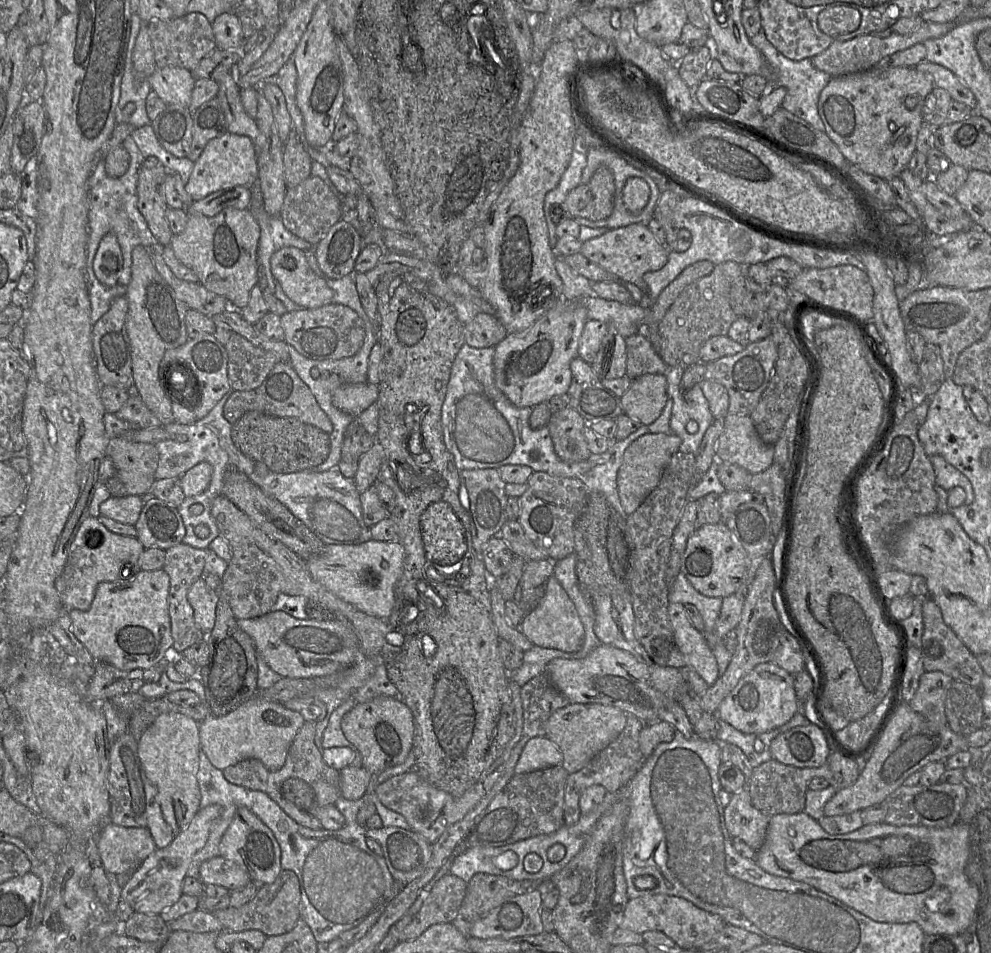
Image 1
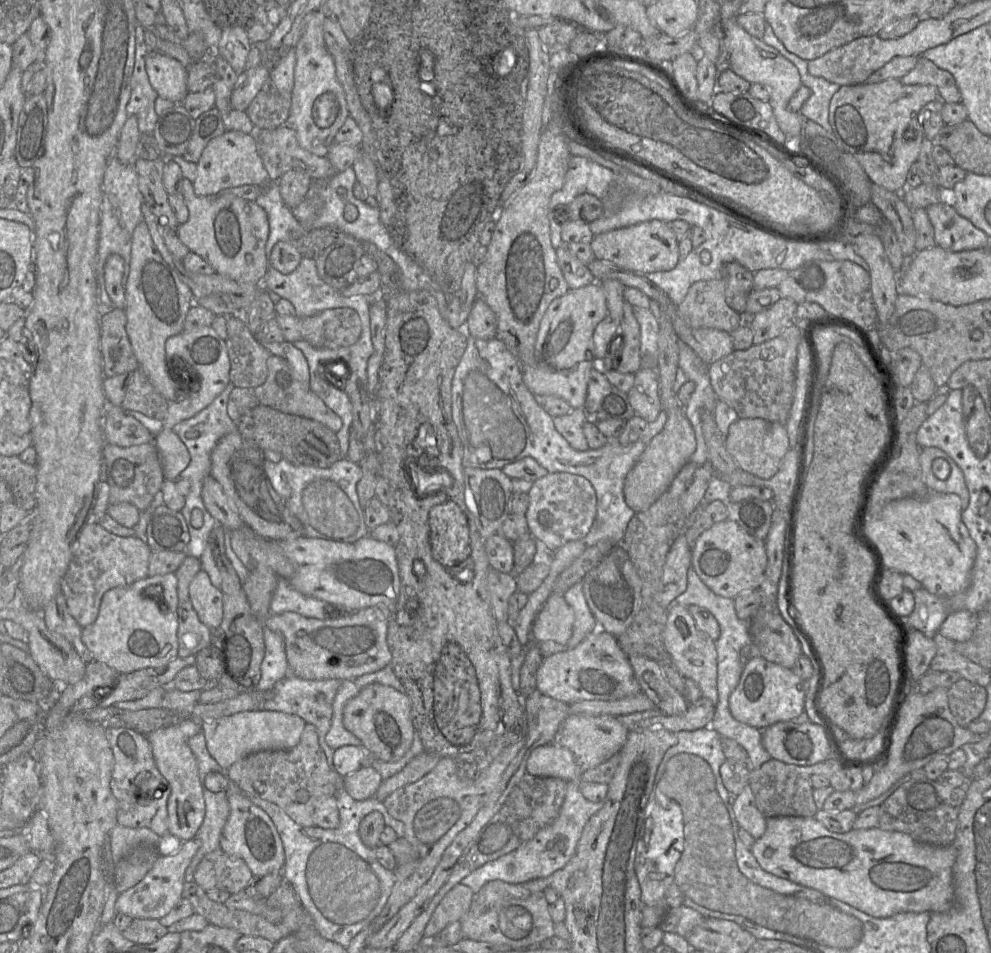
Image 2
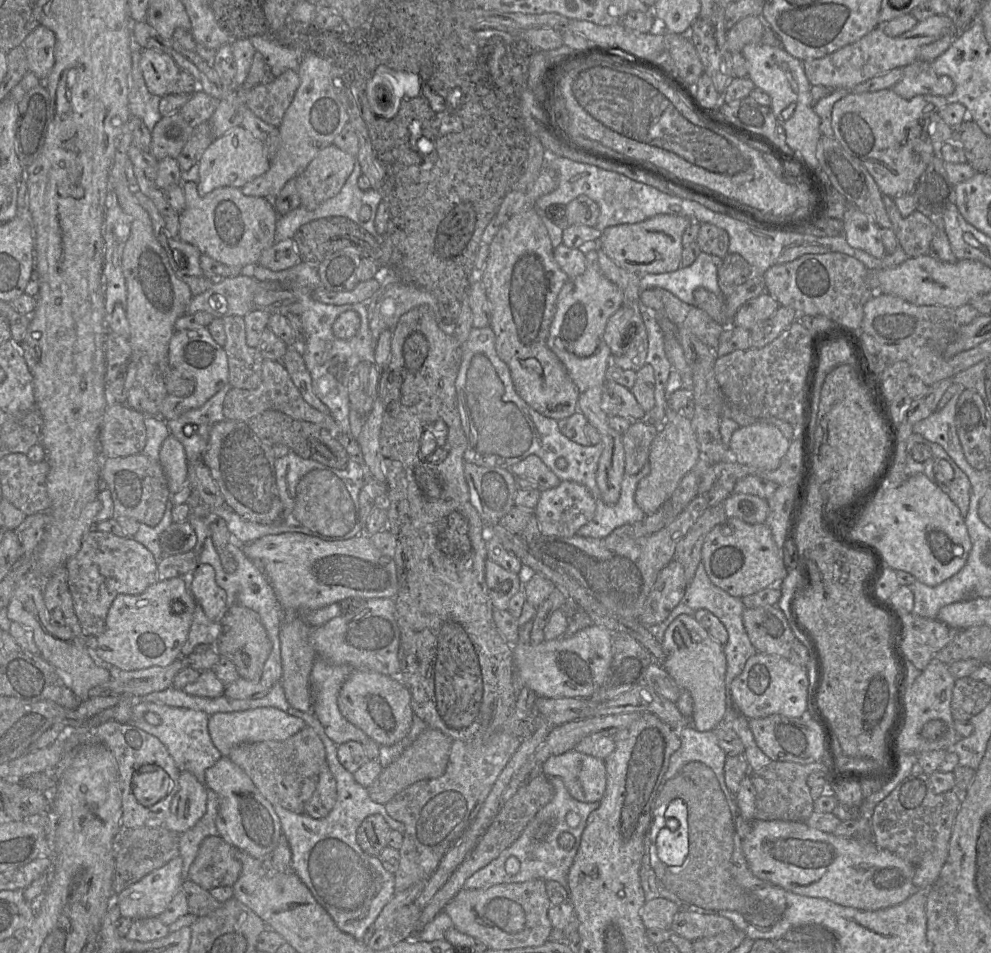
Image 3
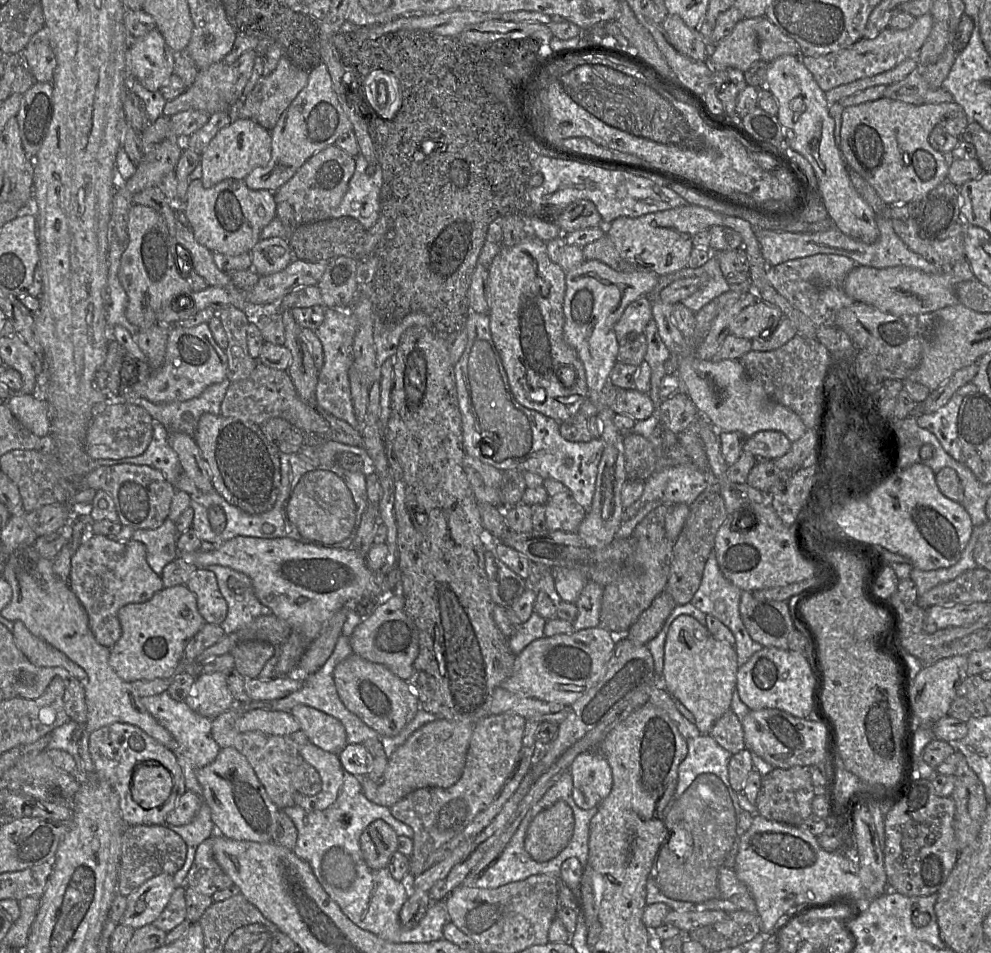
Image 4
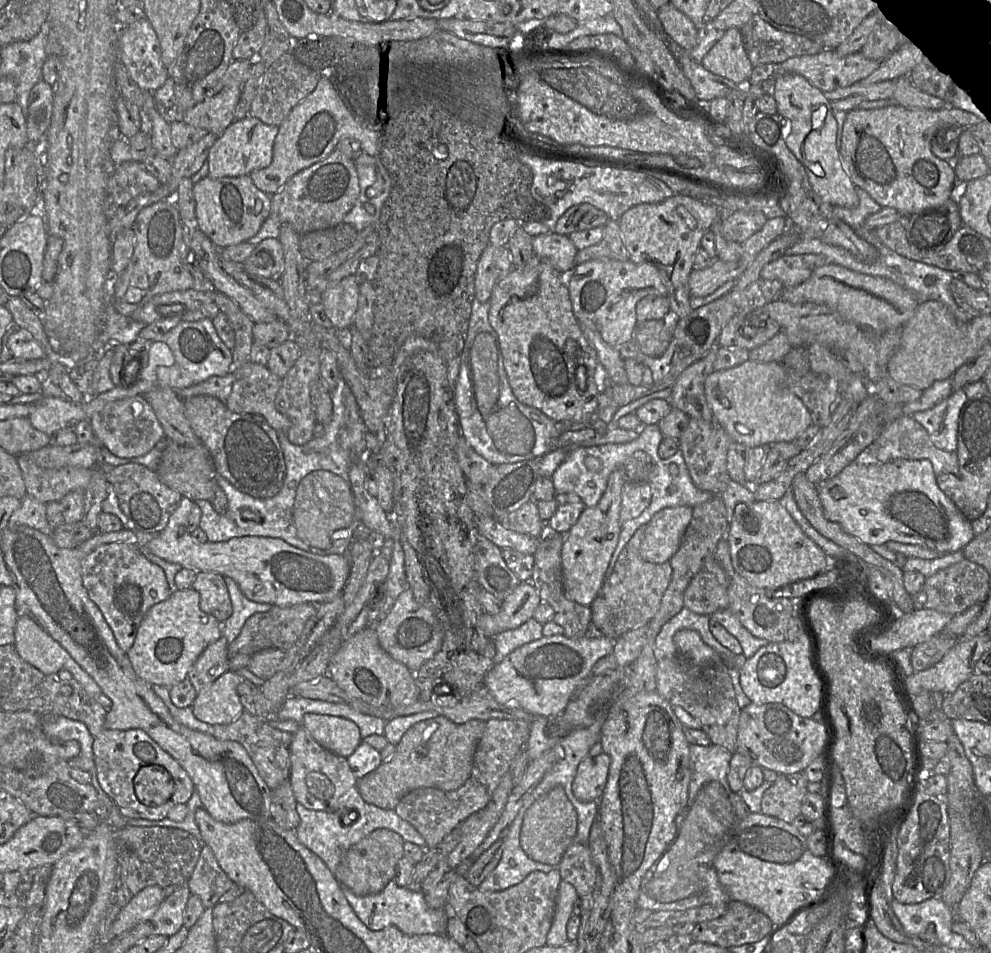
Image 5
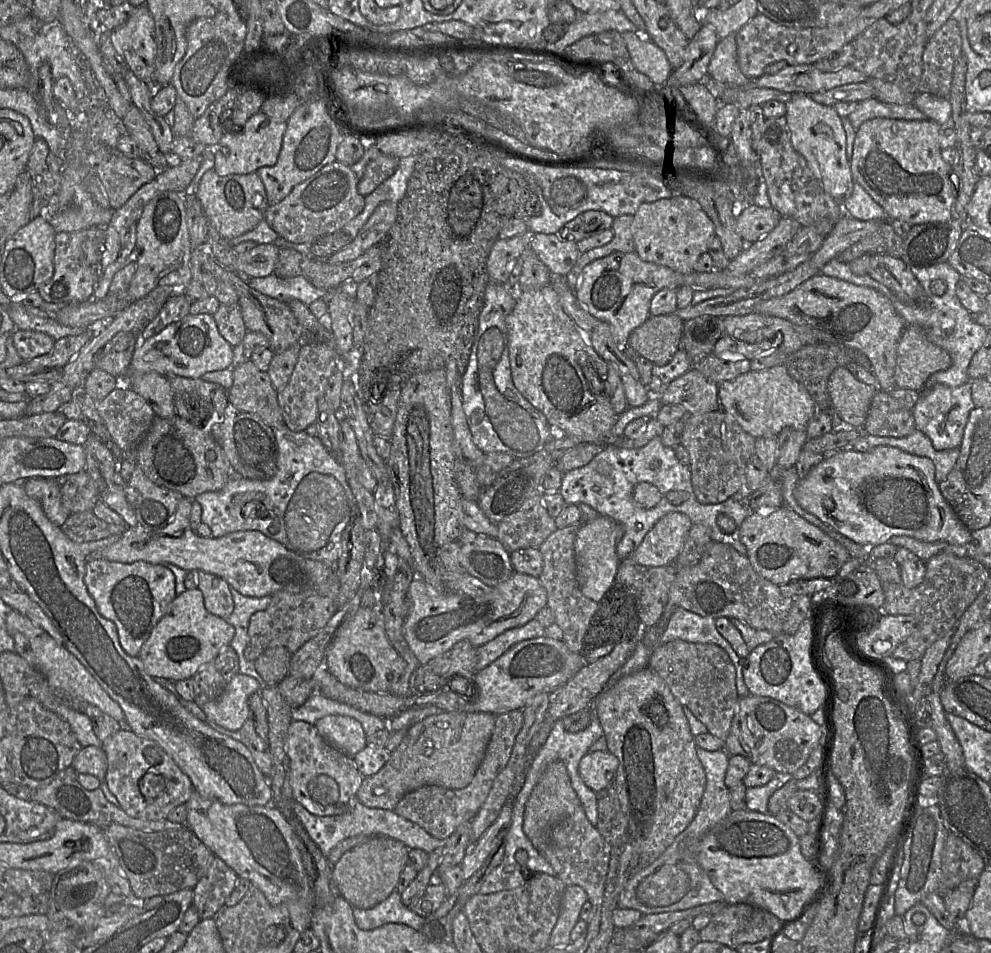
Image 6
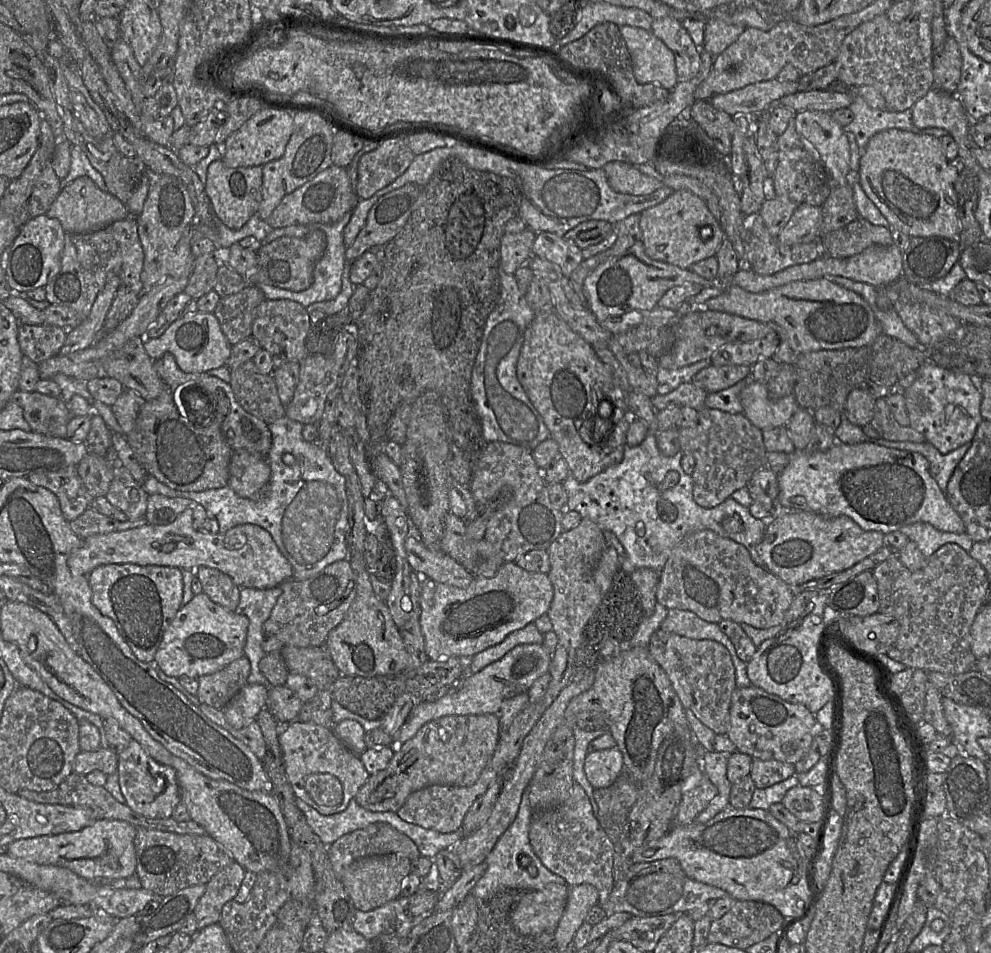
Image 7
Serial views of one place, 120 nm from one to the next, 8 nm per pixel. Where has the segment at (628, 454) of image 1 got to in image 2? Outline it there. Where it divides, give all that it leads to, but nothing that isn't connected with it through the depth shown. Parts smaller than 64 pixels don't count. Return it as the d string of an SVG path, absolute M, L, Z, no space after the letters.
M677 394L669 399L667 410L665 411L667 413L667 421L663 429L647 444L645 450L625 478L625 500L636 513L647 510L659 499L659 497L669 488L673 479L682 467L691 460L691 457L696 450L696 437L694 429L684 414L684 407L678 401Z

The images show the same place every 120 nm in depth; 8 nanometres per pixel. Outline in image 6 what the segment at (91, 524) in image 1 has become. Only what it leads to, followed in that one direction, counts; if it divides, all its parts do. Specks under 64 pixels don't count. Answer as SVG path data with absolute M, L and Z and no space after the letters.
M89 559L84 583L98 612L115 624L121 647L132 657L138 657L143 643L177 596L173 572L161 564L143 561L120 563Z

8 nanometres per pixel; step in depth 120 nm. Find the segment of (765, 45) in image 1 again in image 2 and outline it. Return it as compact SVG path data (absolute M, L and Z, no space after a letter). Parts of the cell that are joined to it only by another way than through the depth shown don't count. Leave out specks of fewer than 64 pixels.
M765 22L762 41L778 51L778 53L791 62L798 70L801 84L810 89L811 95L801 107L799 113L810 121L813 121L824 128L832 131L829 124L829 104L833 95L840 86L831 83L824 78L814 77L808 73L808 61L788 52L783 44L775 36L771 26Z

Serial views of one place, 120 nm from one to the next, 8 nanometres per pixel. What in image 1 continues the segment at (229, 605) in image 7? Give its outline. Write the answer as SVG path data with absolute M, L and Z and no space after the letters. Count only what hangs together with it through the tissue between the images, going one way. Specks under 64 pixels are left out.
M199 577L189 588L187 597L193 608L196 625L205 635L209 634L215 624L218 591L211 589L204 579Z

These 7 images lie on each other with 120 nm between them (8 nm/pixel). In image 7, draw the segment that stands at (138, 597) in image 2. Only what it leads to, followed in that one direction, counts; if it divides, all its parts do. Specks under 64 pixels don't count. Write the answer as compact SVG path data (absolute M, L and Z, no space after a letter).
M204 593L183 605L165 630L154 657L154 666L174 678L199 678L213 674L244 656L249 620L246 616L215 604Z

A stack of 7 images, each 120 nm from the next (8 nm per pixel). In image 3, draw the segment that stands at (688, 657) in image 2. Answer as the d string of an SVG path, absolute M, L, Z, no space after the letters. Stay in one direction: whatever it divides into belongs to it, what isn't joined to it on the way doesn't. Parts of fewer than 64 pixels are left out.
M682 614L667 628L662 646L666 654L663 667L677 685L689 691L692 696L691 724L699 732L714 731L723 721L726 712L727 661L723 645L712 638L693 616Z

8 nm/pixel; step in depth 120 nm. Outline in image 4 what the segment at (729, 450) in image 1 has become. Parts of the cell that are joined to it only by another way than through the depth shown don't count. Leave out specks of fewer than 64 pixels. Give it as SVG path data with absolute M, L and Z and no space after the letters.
M765 430L746 438L743 452L751 453L758 459L773 461L788 453L792 444L782 432Z

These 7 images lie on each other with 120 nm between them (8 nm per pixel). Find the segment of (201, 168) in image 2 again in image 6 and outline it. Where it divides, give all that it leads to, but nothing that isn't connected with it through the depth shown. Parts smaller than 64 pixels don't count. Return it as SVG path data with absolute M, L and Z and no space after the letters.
M263 112L252 115L238 132L224 132L219 143L214 147L214 171L219 176L232 174L250 174L261 167L276 164L282 146L287 122L279 122Z

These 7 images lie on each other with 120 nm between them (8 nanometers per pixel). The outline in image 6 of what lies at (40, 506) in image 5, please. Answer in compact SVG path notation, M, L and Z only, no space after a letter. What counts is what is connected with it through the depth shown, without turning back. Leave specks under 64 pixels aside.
M30 478L21 481L27 495L38 501L47 518L61 527L71 513L61 502L61 481L58 479Z

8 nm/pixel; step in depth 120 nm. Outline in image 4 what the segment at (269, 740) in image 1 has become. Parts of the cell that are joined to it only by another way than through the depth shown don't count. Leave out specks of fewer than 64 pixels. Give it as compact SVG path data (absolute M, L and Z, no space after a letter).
M253 709L242 714L234 724L238 732L259 731L268 735L290 735L301 730L290 712Z

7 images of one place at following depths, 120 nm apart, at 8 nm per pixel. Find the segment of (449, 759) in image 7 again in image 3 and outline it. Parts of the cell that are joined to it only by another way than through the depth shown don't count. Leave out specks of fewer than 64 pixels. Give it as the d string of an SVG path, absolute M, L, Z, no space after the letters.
M426 728L394 762L383 768L378 778L368 788L370 799L384 806L411 785L442 776L448 764L452 743L453 741L441 731Z

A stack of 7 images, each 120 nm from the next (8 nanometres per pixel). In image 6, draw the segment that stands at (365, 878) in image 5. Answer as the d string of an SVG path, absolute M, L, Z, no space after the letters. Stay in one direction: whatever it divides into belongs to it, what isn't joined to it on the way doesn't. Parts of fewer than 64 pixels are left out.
M373 836L350 849L333 865L340 895L356 908L368 909L381 903L396 889L401 872L408 864L409 850L401 841L386 836Z

